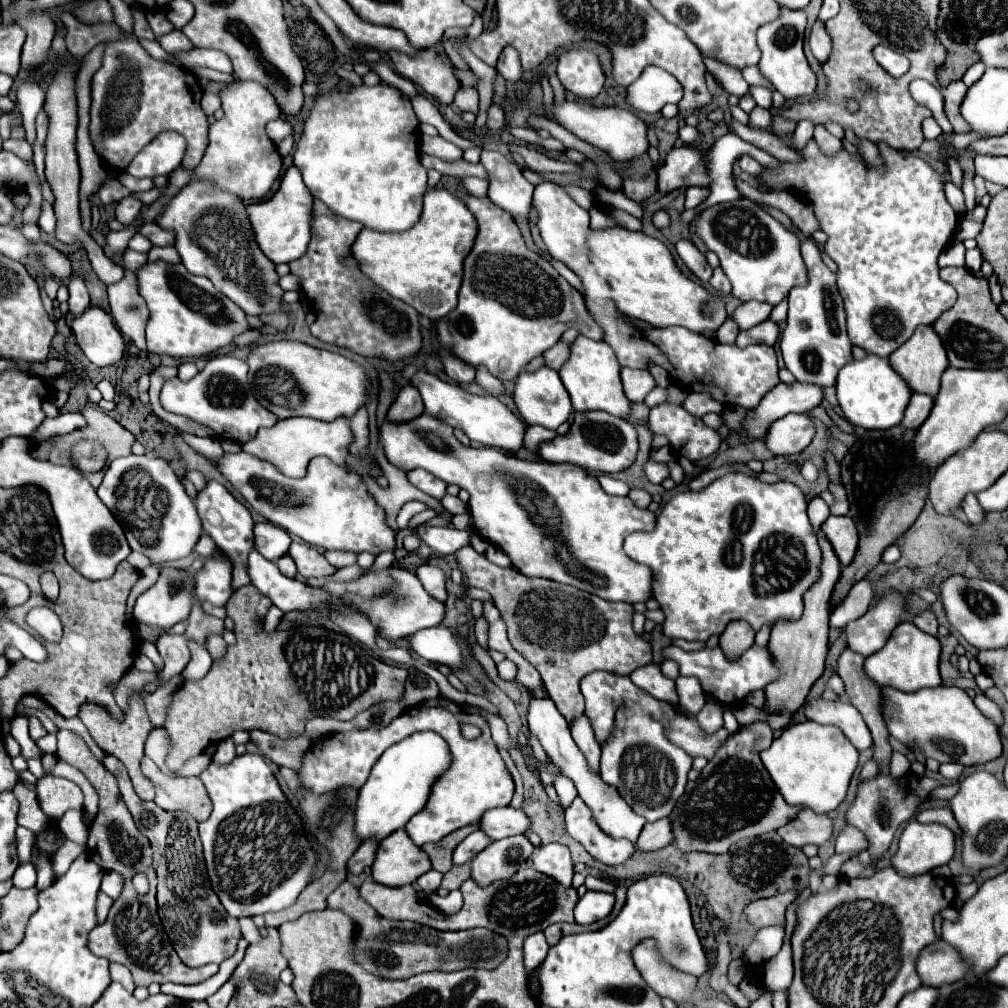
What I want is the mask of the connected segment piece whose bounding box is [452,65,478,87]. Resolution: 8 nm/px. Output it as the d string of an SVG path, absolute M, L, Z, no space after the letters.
M452 65L452 69L454 69L454 75L460 81L460 85L464 85L464 87L478 87L478 77L470 69L462 71L462 69L458 69L454 65Z

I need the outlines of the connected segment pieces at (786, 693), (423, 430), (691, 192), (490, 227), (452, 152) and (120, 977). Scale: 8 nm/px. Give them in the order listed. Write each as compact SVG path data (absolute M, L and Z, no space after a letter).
M816 497L808 503L808 517L812 523L812 529L818 537L818 545L822 549L822 563L820 563L820 579L804 593L804 613L800 619L778 619L776 625L772 627L772 635L770 635L770 651L776 657L776 661L780 661L782 667L782 675L780 679L776 679L772 685L766 687L766 709L768 711L782 711L782 709L790 709L790 711L798 711L814 681L824 673L824 659L828 653L828 617L832 611L830 605L830 597L834 591L836 581L840 579L840 571L842 565L830 545L830 541L826 539L826 535L822 533L822 523L830 517L830 507L824 503L824 499Z
M422 413L414 421L394 423L384 417L378 429L378 441L386 453L386 459L402 469L412 471L416 467L430 471L446 483L456 483L470 491L470 515L474 519L474 531L490 543L504 549L514 567L526 577L544 577L558 583L568 583L592 595L608 601L624 603L646 603L652 599L652 569L632 561L622 549L622 537L634 531L652 531L656 527L656 513L638 509L628 497L608 495L594 475L570 463L546 463L546 461L522 461L508 457L498 449L474 449L464 447L456 437L454 429L448 429L442 421Z
M688 187L686 189L686 209L700 205L708 197L708 189L702 187Z
M462 195L462 199L468 205L468 209L476 215L478 237L474 249L464 261L464 281L460 289L458 307L446 315L446 325L444 319L436 323L440 345L452 347L452 351L462 361L468 361L474 367L486 365L492 375L500 377L502 381L508 381L516 379L534 357L542 355L552 345L556 345L568 327L576 327L582 335L594 341L602 341L604 331L588 313L584 297L562 275L558 275L558 271L542 255L538 255L526 245L512 215L496 207L490 199L478 199L474 195Z
M422 135L420 137L420 151L426 155L444 159L444 161L456 161L462 157L462 149L456 147L454 143L446 141L446 139L442 139L440 135L436 135L436 137Z
M112 963L110 965L110 975L112 975L112 981L118 981L118 983L122 983L128 991L134 991L134 981L132 981L132 973L130 973L130 969L128 967L124 967L124 965L118 965L118 963Z

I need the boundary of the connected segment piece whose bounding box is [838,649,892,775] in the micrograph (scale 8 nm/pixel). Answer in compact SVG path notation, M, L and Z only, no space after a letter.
M844 649L840 659L838 659L838 675L842 677L844 685L846 685L846 691L850 695L850 703L862 713L868 729L872 731L872 737L874 737L874 761L878 763L880 767L880 775L888 775L890 773L890 757L892 757L892 747L888 743L888 729L882 721L882 715L880 715L880 689L878 685L868 677L866 669L864 669L864 655L860 653L854 653L850 649Z

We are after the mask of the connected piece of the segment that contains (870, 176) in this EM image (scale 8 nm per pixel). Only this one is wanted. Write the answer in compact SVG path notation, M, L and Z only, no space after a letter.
M810 139L802 151L796 149L802 157L798 163L784 161L776 169L764 167L758 175L758 183L768 191L798 191L812 203L820 229L828 235L824 249L838 265L838 291L844 299L850 341L868 353L888 357L912 337L918 325L932 325L936 317L956 301L952 285L938 275L938 255L956 233L958 213L944 195L942 175L922 157L886 143L878 143L878 151L884 163L870 167L864 159L854 159L846 149L828 157L820 151L818 143Z

